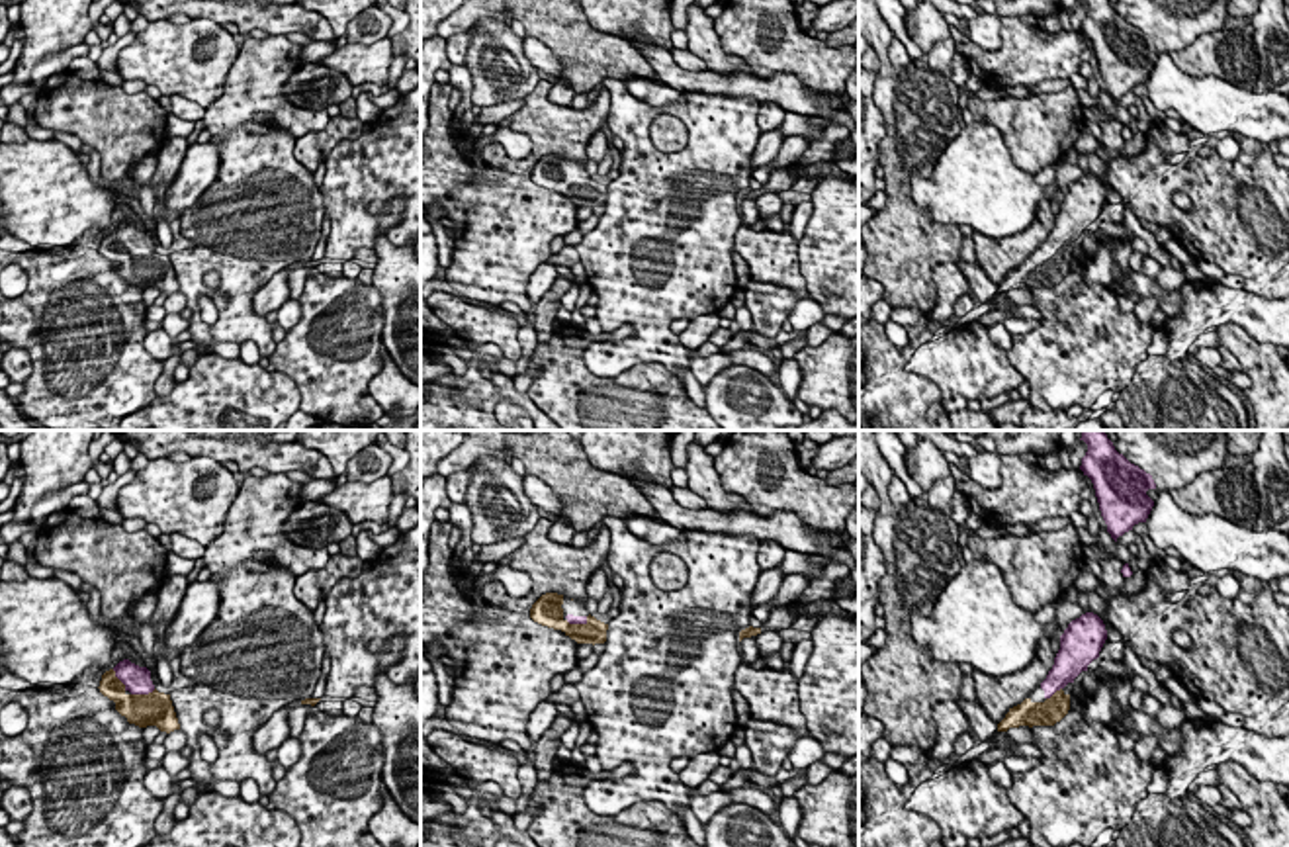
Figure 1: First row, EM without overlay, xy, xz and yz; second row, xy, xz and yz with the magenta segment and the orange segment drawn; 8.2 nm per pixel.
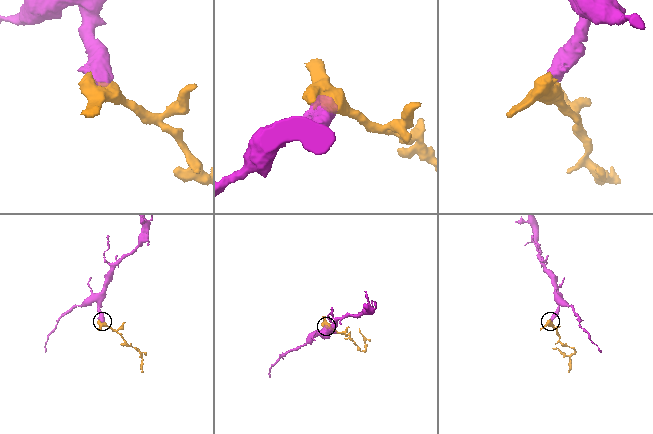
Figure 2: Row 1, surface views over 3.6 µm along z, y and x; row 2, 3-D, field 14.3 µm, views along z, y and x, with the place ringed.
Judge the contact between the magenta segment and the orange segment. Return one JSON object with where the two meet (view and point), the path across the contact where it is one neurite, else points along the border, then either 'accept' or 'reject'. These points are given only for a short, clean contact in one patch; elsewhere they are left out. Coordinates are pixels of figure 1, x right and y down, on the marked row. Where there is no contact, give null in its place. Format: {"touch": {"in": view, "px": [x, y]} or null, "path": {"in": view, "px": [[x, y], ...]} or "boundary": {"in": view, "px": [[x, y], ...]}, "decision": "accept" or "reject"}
{"touch": {"in": "xy", "px": [143, 693]}, "path": {"in": "xy", "px": [[137, 679], [143, 693], [155, 709]]}, "decision": "accept"}

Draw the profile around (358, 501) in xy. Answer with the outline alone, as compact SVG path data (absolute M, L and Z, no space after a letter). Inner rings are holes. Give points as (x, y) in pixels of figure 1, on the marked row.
M385 475L374 483L346 481L336 485L331 493L319 499L319 503L336 507L352 524L366 520L383 524L389 520L389 505L393 499L391 477Z

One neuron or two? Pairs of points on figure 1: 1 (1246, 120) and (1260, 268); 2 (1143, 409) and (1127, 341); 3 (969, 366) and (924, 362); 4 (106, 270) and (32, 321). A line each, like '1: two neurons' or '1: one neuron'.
1: two neurons
2: two neurons
3: one neuron
4: one neuron

